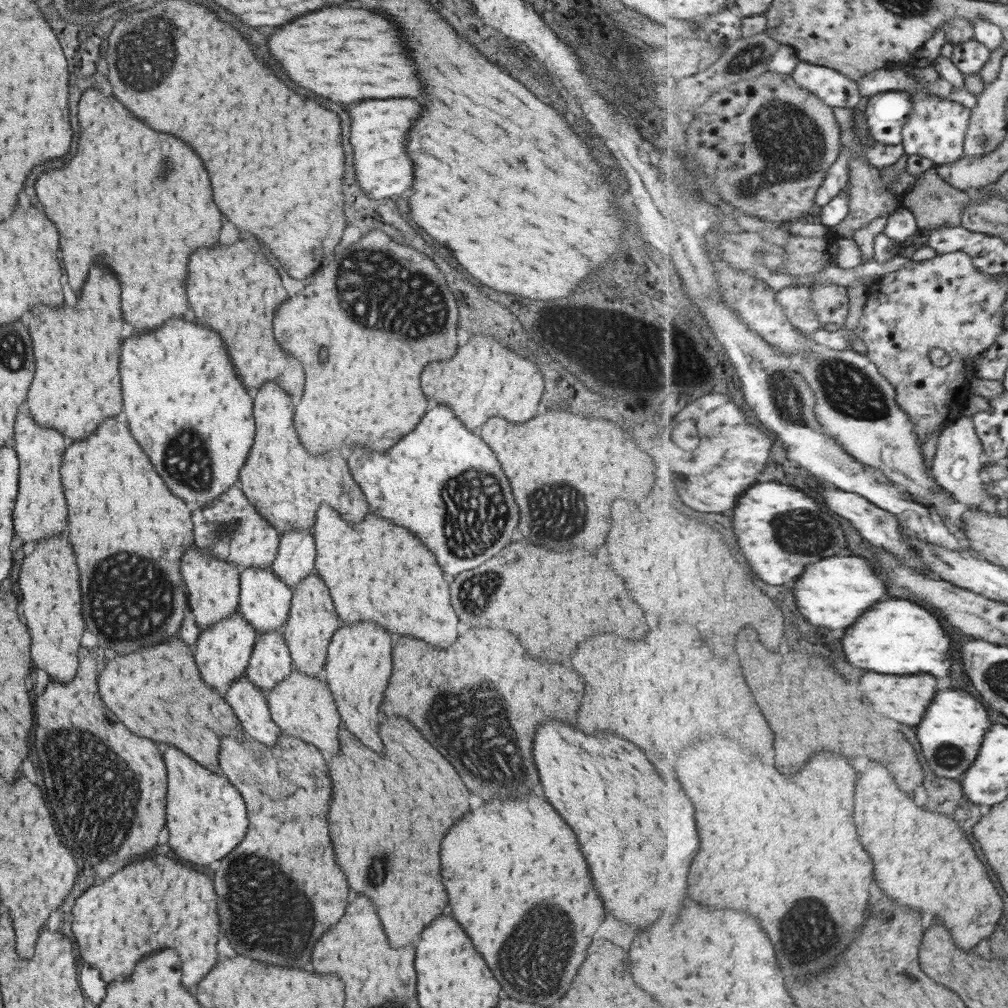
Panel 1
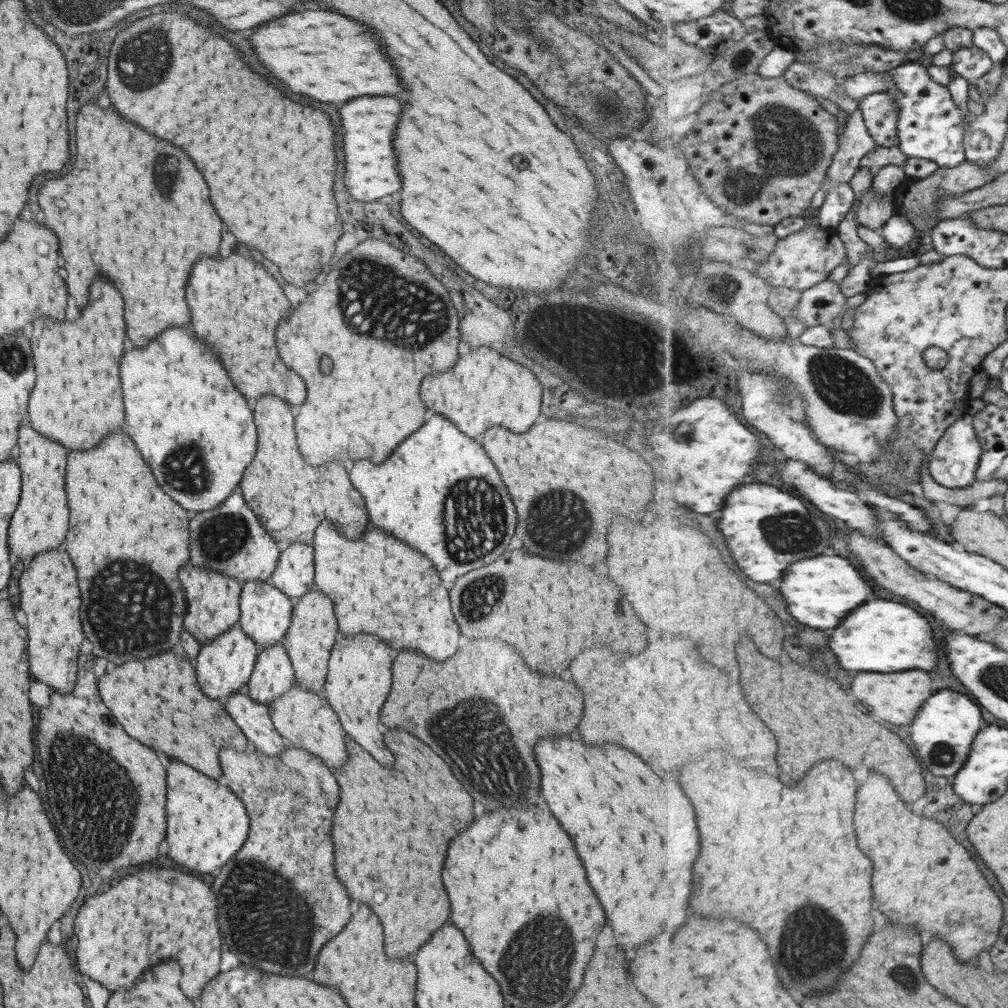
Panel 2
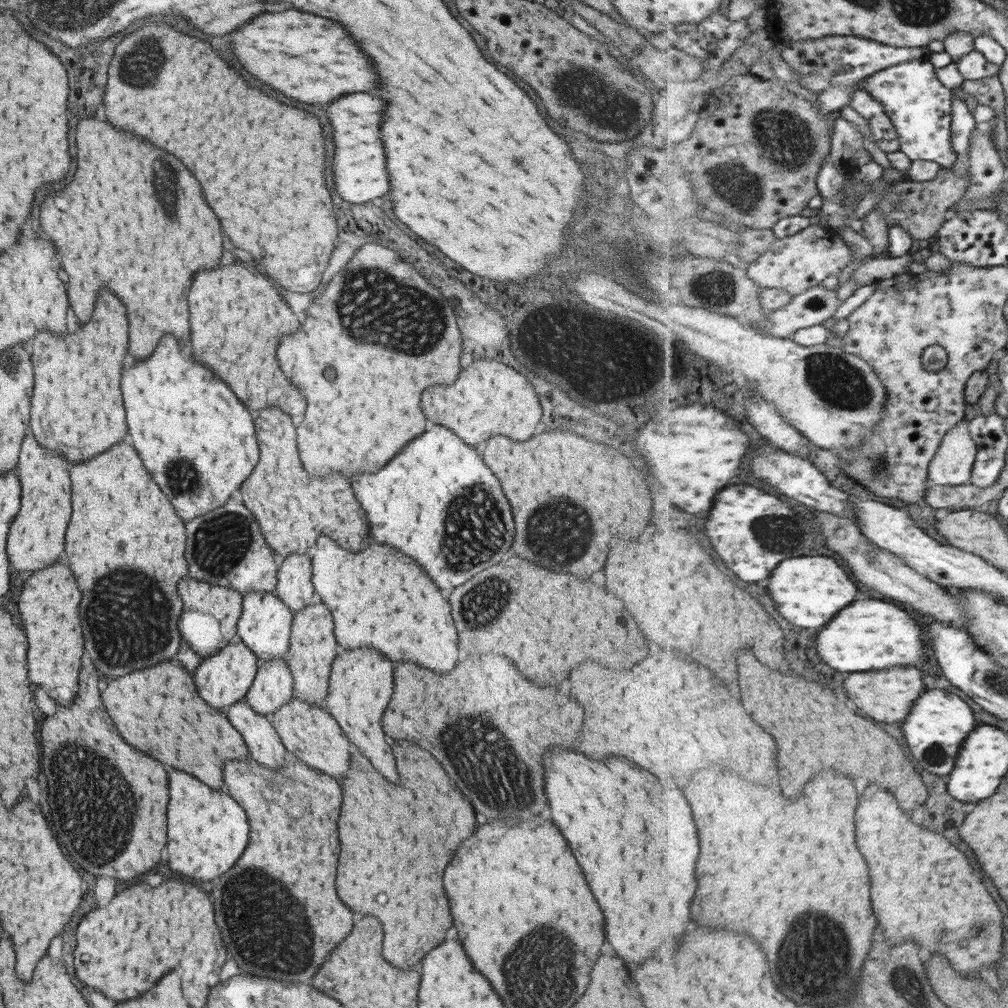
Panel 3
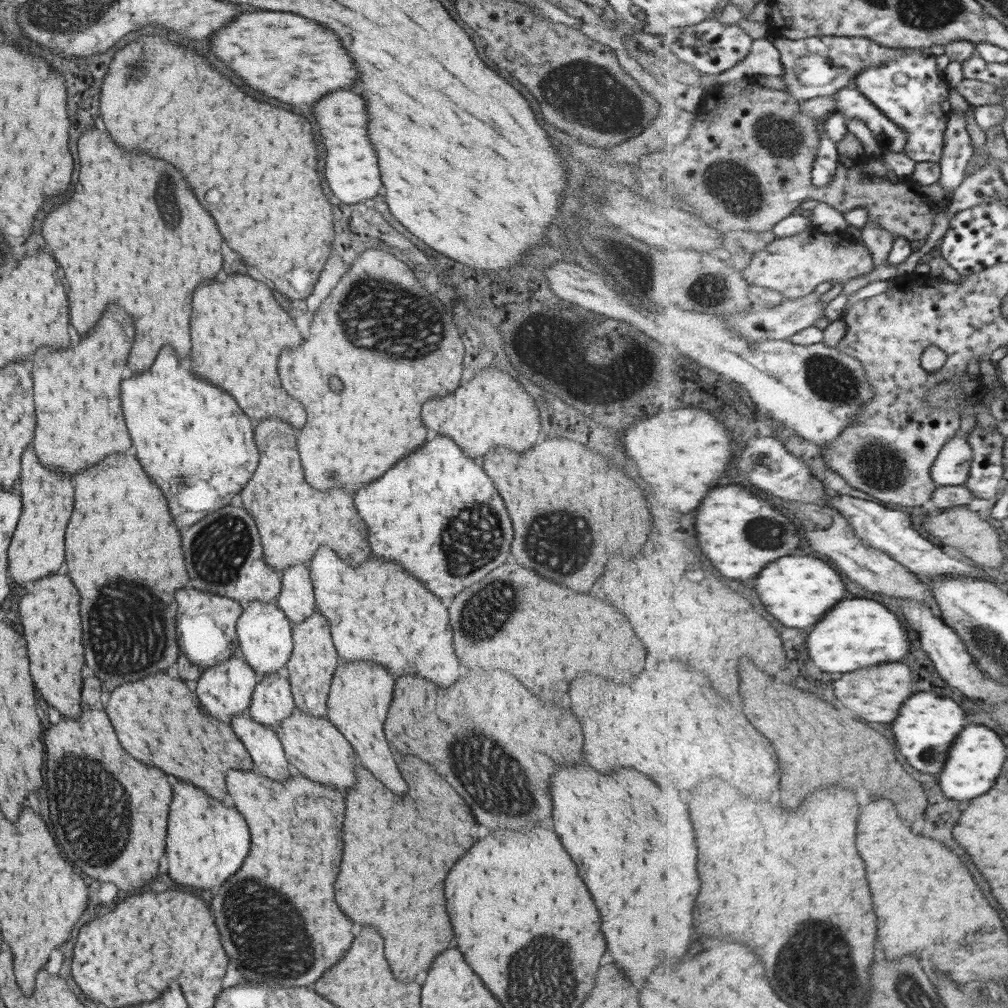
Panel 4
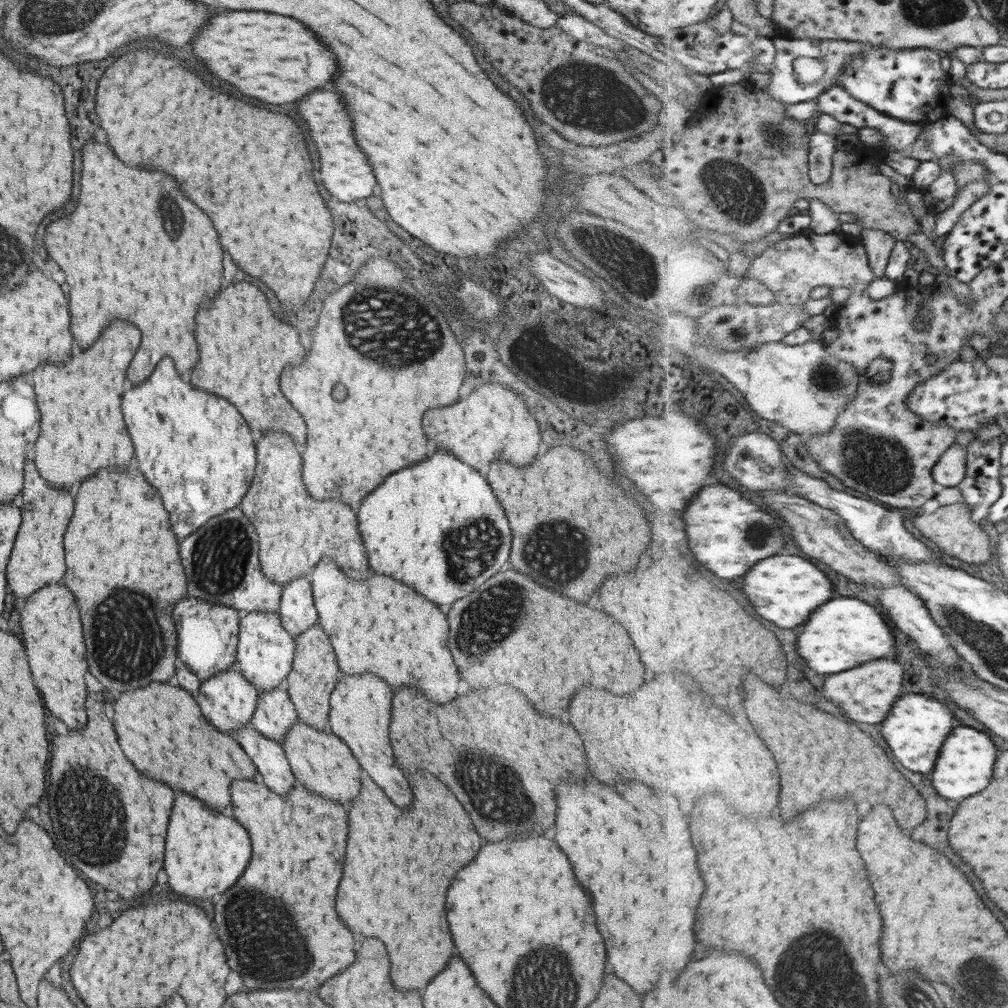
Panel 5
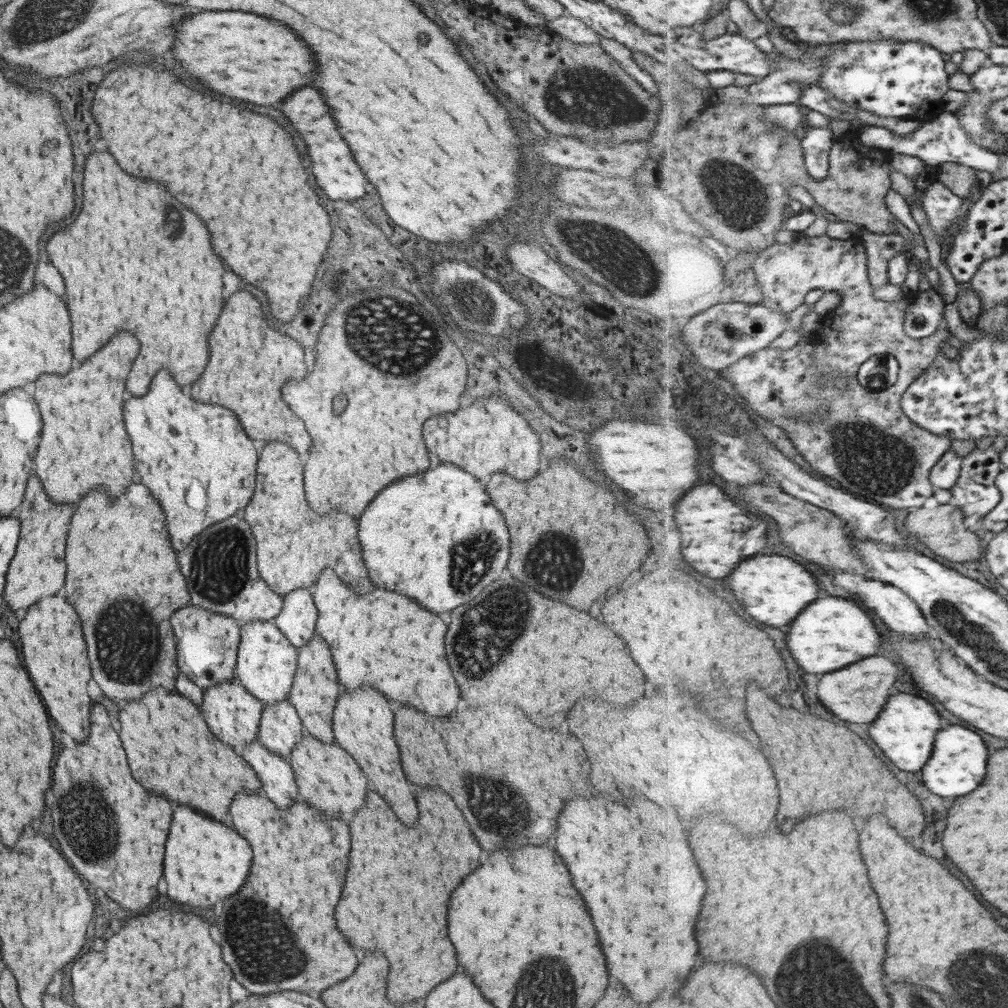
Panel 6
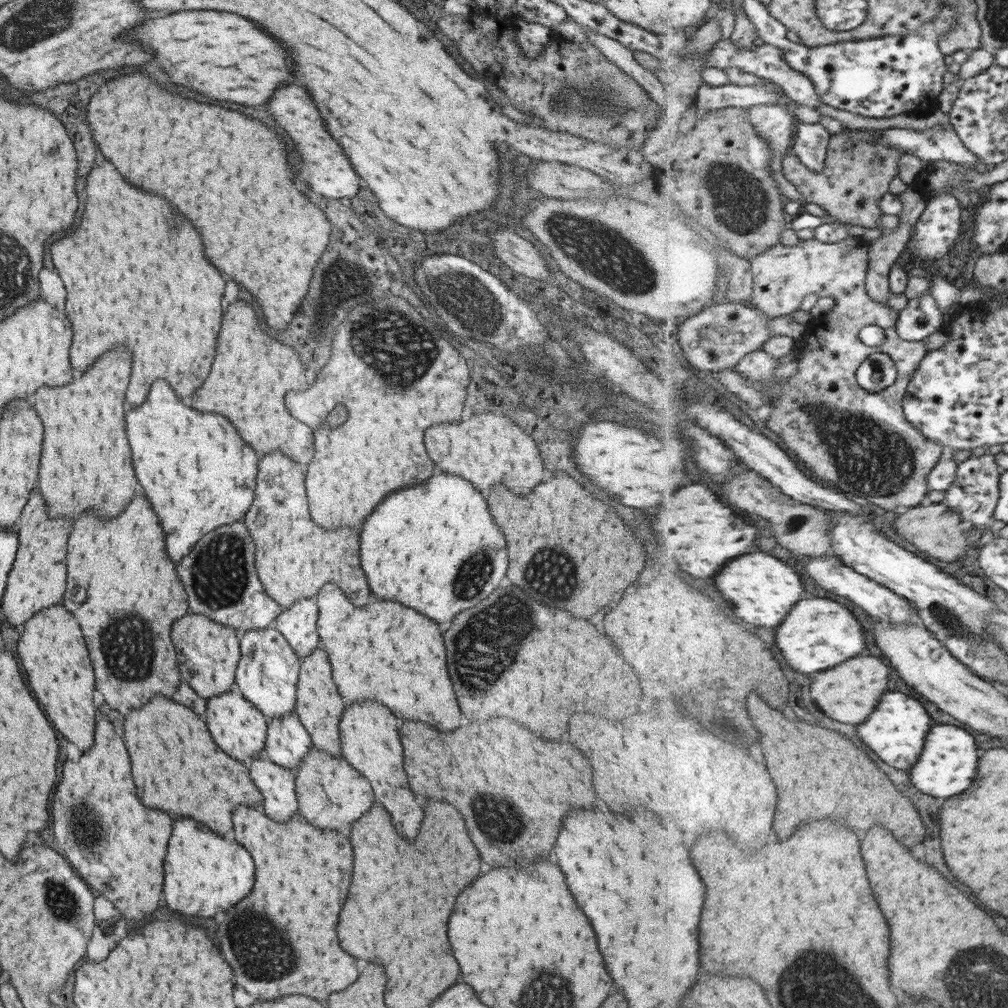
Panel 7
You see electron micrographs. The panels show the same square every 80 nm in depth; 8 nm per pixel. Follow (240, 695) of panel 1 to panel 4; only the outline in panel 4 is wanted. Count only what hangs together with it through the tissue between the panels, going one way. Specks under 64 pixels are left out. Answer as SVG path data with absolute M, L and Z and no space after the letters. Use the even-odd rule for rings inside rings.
M247 710L232 716L229 722L231 731L241 741L259 774L271 778L273 782L284 782L290 778L292 769L271 727L255 723Z

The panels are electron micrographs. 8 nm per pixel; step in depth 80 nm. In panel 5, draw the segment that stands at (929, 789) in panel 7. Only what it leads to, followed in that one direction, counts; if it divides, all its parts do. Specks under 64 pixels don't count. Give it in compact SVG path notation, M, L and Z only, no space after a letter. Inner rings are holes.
M960 725L954 728L950 736L943 743L941 754L935 768L932 770L933 786L951 800L969 798L981 790L985 790L993 778L993 768L997 760L997 746L991 737L975 728Z

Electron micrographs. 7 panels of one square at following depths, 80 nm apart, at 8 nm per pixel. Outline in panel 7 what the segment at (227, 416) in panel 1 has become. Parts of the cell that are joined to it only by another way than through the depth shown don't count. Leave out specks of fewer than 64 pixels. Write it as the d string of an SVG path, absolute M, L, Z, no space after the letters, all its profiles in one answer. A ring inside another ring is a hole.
M155 382L145 402L125 414L125 422L137 482L159 516L165 552L173 564L187 556L203 534L247 512L254 497L257 458L225 418L185 408L165 382Z

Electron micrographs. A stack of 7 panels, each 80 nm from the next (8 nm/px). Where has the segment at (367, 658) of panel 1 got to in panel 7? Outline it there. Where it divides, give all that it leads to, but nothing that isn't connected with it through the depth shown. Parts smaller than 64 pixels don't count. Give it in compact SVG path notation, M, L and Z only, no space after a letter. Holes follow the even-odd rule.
M361 702L361 706L351 704L343 710L338 724L338 737L342 757L361 776L367 778L371 784L371 790L375 794L375 800L391 814L391 822L397 832L407 840L413 840L417 834L417 828L423 820L421 808L415 804L413 794L407 786L407 776L403 772L403 752L397 736L397 720L393 714L375 702Z

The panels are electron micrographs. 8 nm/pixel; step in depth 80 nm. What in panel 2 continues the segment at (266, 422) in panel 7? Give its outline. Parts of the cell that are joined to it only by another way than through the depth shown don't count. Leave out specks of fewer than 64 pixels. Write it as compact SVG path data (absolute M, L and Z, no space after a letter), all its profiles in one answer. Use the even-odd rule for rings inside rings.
M231 254L227 260L197 260L187 280L185 300L193 320L193 332L207 342L209 350L221 360L233 386L247 398L257 400L263 394L275 394L291 406L299 406L305 398L301 378L289 372L275 350L273 334L279 320L287 318L289 302L279 282L253 260Z

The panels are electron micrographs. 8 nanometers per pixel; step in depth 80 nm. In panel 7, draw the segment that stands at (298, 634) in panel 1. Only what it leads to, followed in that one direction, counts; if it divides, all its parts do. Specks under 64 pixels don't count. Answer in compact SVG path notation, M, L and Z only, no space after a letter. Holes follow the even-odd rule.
M316 646L307 656L303 656L298 670L296 682L294 713L299 723L310 736L313 749L319 749L327 754L339 758L342 756L338 737L338 724L343 712L343 698L337 694L333 682L331 682L331 670L327 662L327 654L321 646Z

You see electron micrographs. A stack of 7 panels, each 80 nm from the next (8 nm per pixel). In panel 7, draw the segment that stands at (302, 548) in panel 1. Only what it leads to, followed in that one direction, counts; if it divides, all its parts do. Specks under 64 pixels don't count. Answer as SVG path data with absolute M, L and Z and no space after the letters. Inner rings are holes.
M300 598L286 608L273 621L291 650L301 660L319 645L316 631L318 608L312 598Z

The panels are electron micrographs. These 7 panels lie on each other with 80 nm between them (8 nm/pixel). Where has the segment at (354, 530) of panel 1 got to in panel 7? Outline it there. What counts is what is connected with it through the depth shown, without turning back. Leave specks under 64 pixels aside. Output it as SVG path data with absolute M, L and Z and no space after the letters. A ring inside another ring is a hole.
M331 584L322 586L313 599L318 608L316 631L319 646L327 654L327 660L331 664L331 678L342 698L349 702L375 698L375 702L389 708L395 718L419 720L423 724L435 726L439 732L451 732L459 726L461 714L455 704L455 694L445 668L441 630L435 626L435 622L395 602L371 602L371 606L353 610L355 606L347 602L341 590Z

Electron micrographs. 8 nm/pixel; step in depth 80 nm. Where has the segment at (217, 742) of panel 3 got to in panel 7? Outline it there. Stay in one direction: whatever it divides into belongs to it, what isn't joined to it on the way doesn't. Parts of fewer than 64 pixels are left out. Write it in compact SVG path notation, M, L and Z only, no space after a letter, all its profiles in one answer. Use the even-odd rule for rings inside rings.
M163 696L151 698L143 708L129 712L129 716L125 718L125 724L123 724L123 736L125 736L127 754L131 760L131 776L135 780L137 798L147 808L165 810L173 816L195 818L195 822L203 824L211 832L225 836L227 830L231 830L229 818L231 818L231 810L237 804L241 804L241 806L259 806L261 804L259 792L249 778L247 765L227 758L227 754L223 754L209 738L205 724L197 718L194 712L181 704L175 704Z

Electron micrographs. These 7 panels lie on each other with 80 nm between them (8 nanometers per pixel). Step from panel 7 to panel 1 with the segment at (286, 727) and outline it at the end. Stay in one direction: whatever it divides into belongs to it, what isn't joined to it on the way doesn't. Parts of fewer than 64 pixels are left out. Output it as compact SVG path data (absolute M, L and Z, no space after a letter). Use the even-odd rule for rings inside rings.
M281 630L257 634L244 675L263 692L277 686L292 669L292 660Z

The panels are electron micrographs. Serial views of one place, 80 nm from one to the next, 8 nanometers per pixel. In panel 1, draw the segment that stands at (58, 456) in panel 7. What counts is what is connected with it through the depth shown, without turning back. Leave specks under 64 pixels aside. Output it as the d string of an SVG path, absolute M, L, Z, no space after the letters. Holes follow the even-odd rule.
M95 264L83 284L75 308L51 310L37 306L31 310L27 330L33 340L35 376L27 392L27 410L43 428L53 428L71 440L89 436L105 418L121 410L117 358L121 346L119 284L113 274Z

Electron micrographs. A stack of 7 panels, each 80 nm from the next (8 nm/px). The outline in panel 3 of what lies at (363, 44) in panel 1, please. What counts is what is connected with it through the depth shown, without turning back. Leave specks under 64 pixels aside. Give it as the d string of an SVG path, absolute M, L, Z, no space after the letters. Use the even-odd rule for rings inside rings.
M297 10L259 14L231 34L229 50L233 60L251 78L297 102L323 104L341 94L375 88L375 74L367 58L357 50L345 30L337 22L327 22L313 14Z

